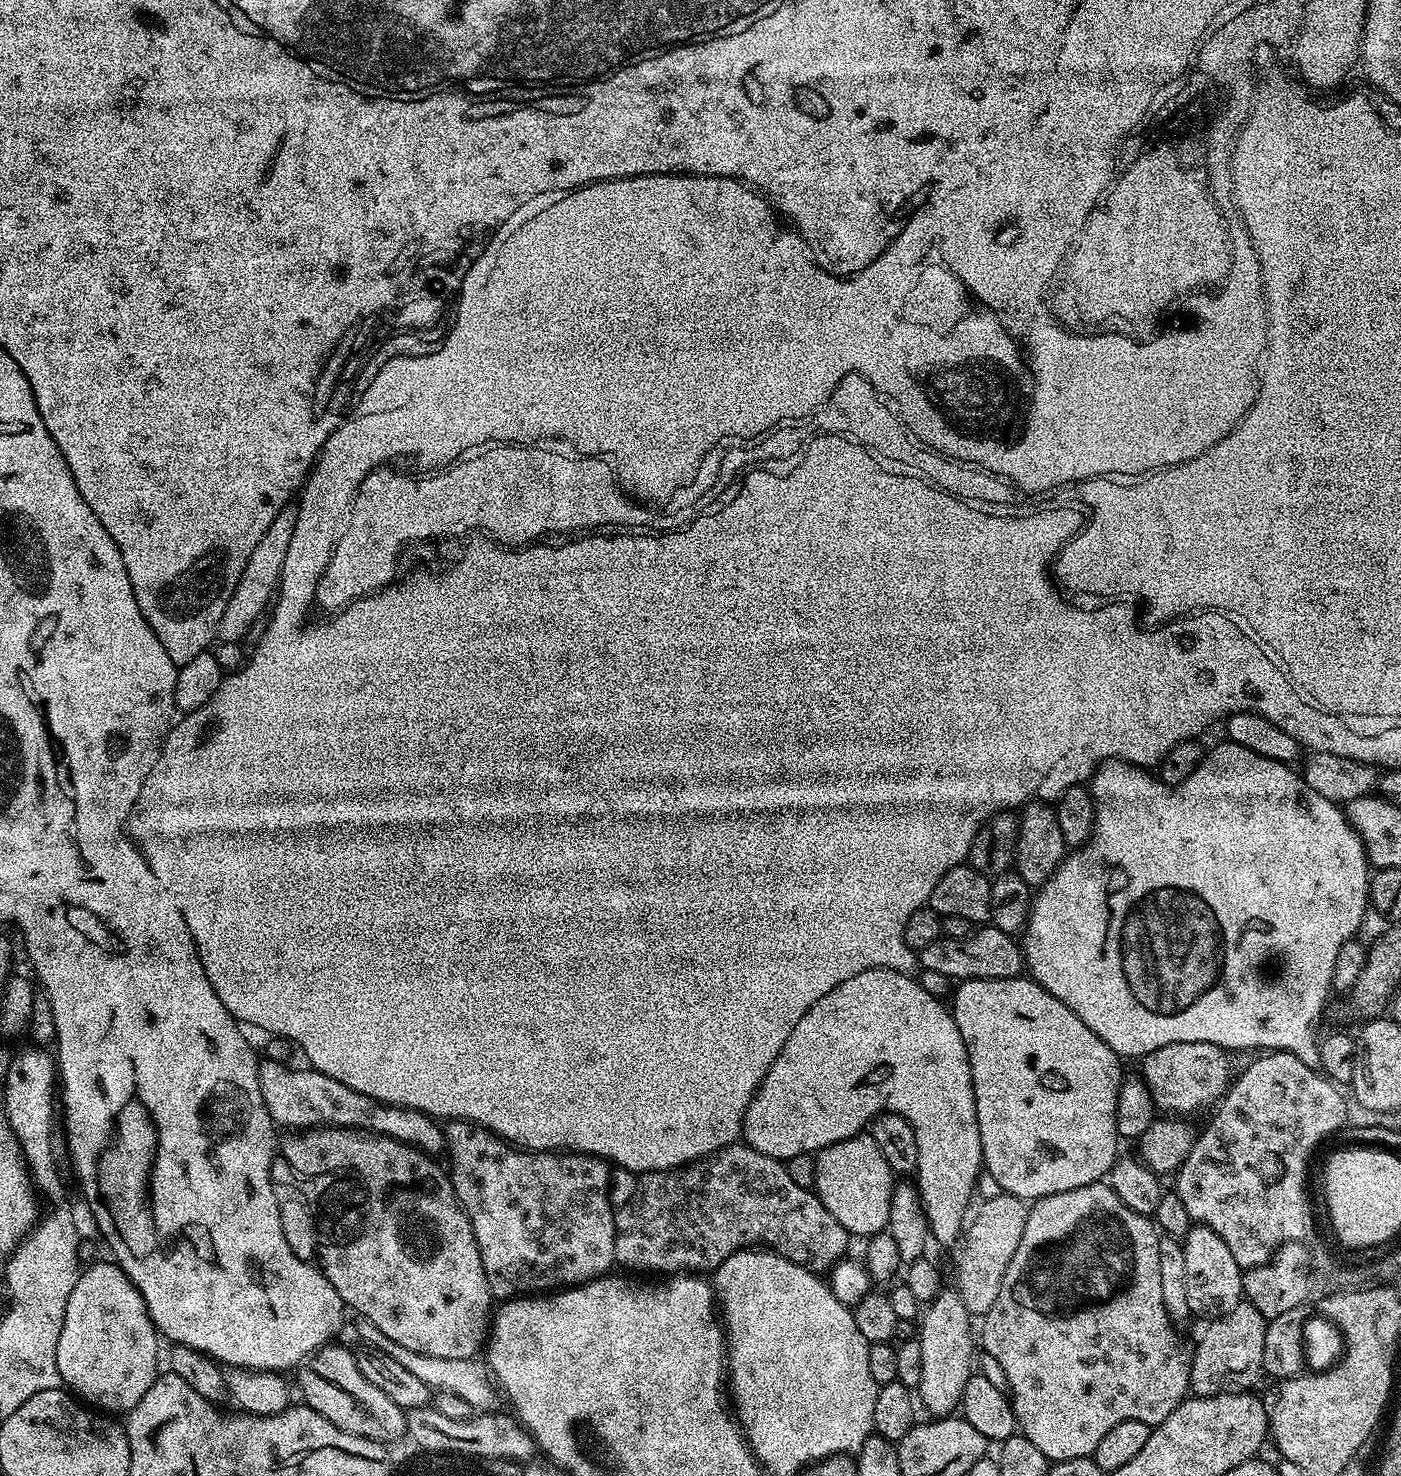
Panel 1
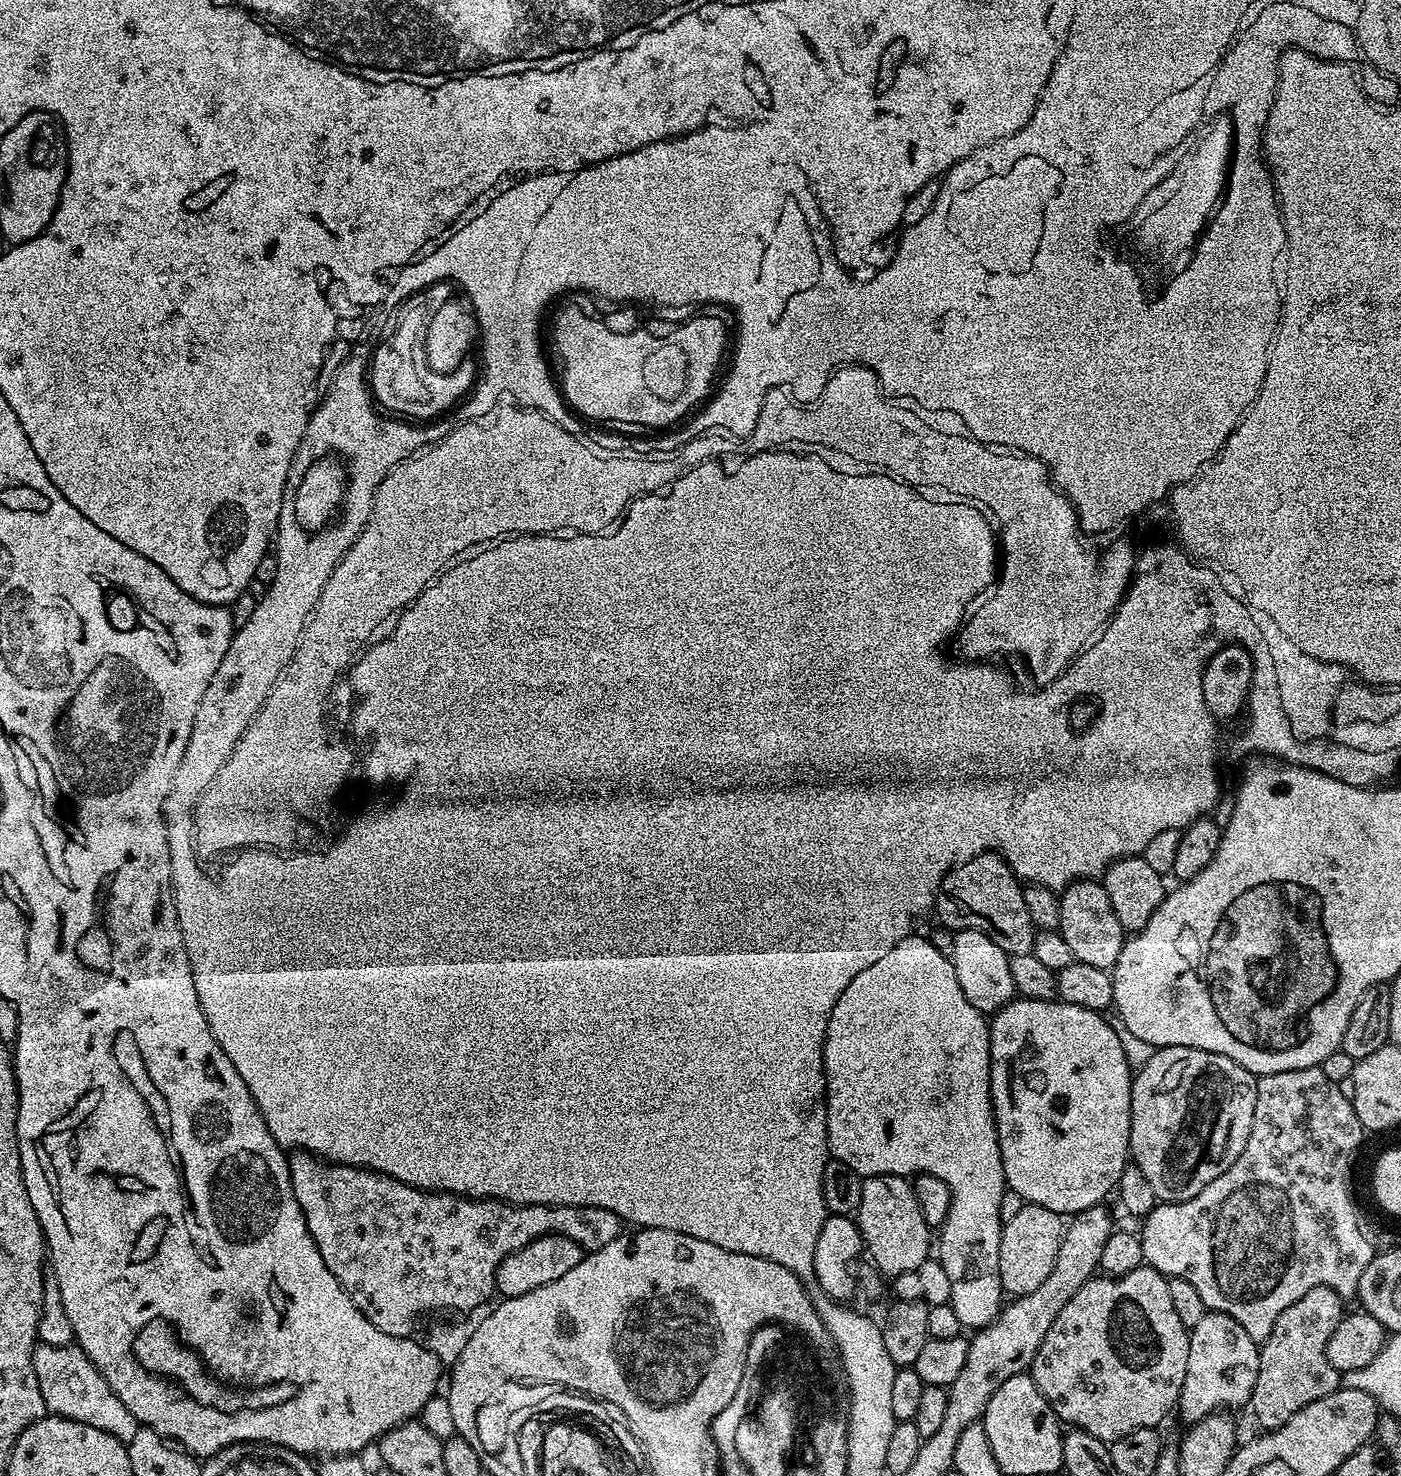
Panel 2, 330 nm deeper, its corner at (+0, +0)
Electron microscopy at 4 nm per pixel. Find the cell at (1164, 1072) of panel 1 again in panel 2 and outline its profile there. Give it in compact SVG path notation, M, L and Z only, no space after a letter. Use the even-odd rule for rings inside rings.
M1190 1046L1155 1049L1146 1066L1133 1075L1128 1150L1131 1163L1150 1181L1157 1201L1186 1202L1238 1162L1254 1126L1256 1082L1257 1077L1238 1062Z

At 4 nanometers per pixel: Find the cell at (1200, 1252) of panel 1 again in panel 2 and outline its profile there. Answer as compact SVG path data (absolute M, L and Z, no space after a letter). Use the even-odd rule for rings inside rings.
M1210 1310L1204 1315L1202 1322L1198 1322L1198 1326L1190 1329L1188 1345L1190 1354L1186 1354L1186 1382L1182 1382L1182 1394L1178 1405L1178 1416L1180 1412L1181 1418L1186 1422L1185 1425L1194 1425L1211 1412L1232 1410L1228 1408L1240 1408L1243 1404L1245 1407L1251 1401L1254 1382L1258 1382L1260 1349L1257 1341L1252 1340L1250 1334L1246 1334L1246 1330L1242 1330L1238 1322L1234 1322L1234 1318Z

